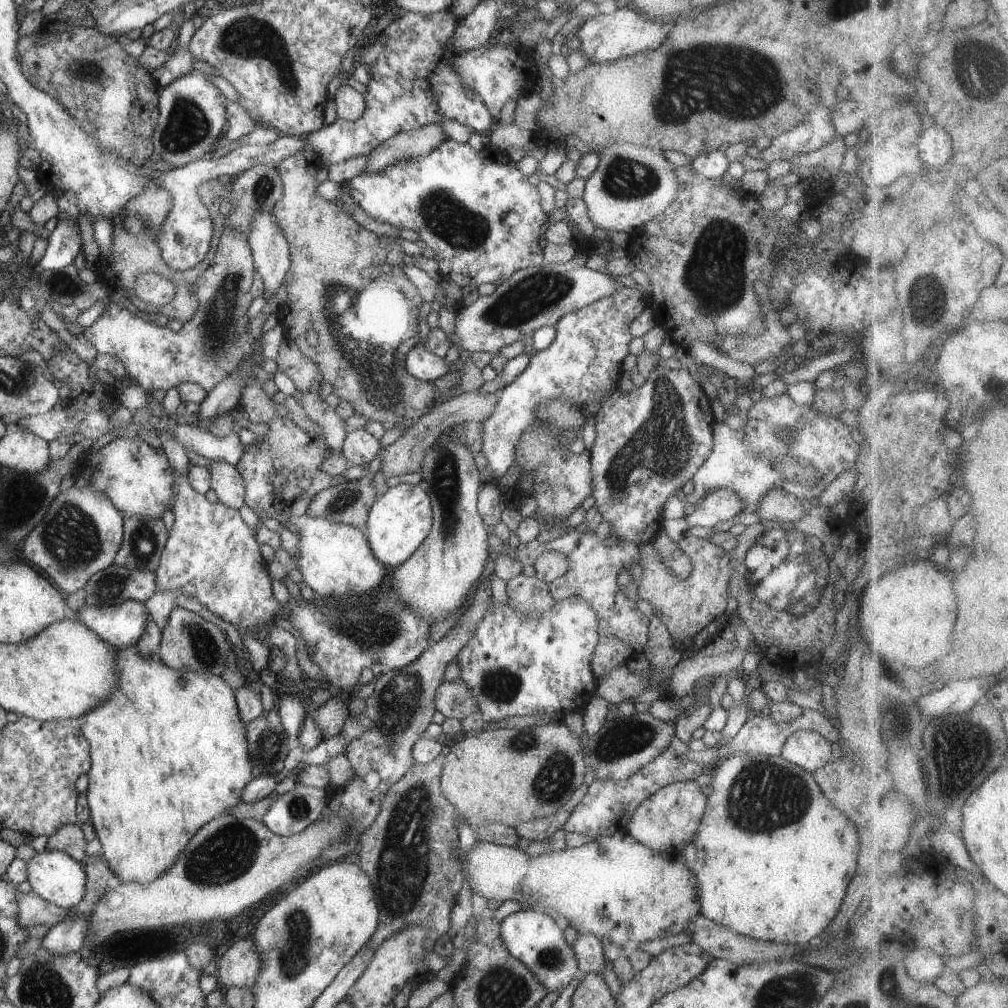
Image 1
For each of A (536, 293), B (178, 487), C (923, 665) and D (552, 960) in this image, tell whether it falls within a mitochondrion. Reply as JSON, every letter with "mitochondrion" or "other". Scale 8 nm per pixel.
{"A":"mitochondrion","B":"other","C":"other","D":"mitochondrion"}

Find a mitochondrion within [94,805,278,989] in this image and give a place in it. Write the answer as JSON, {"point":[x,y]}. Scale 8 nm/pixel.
{"point":[229,852]}

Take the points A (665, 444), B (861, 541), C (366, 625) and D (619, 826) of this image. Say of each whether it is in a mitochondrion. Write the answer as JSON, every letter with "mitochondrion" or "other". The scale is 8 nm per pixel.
{"A":"mitochondrion","B":"other","C":"mitochondrion","D":"other"}

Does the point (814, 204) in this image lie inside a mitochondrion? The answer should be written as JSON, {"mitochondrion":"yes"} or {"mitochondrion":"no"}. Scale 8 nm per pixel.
{"mitochondrion":"no"}

